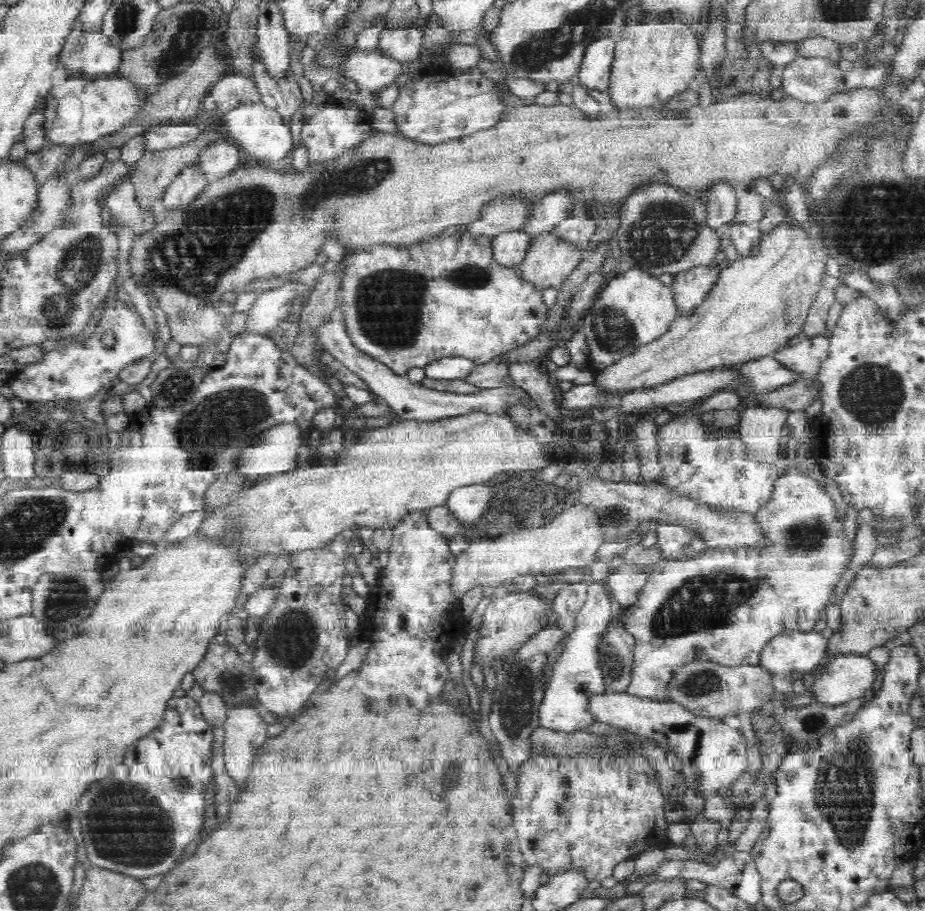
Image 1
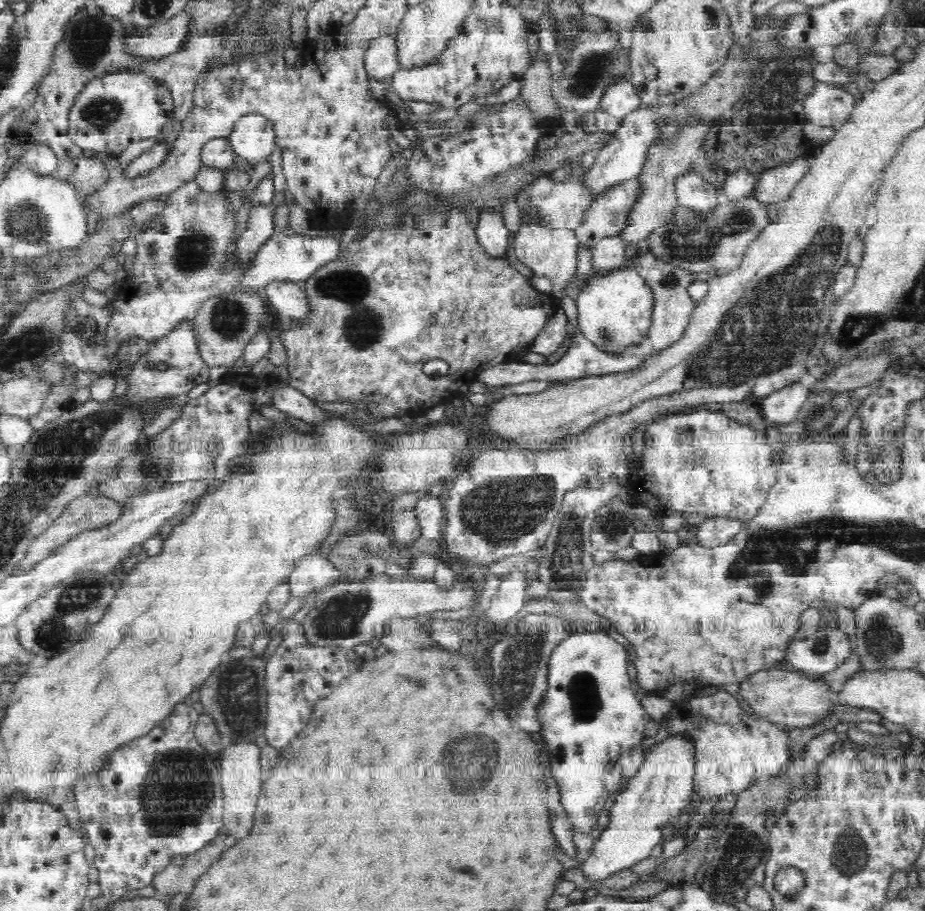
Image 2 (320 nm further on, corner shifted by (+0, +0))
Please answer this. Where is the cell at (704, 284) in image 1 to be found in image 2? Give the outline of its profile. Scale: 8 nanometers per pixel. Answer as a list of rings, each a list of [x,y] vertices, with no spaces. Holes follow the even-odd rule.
[[[648,252],[632,258],[625,267],[631,267],[640,277],[644,278],[655,294],[652,324],[647,338],[653,342],[654,349],[670,346],[676,338],[680,338],[680,334],[688,326],[688,321],[696,306],[696,301],[692,300],[692,296],[688,292],[688,286],[692,282],[708,281],[709,274],[692,273],[672,264],[663,264],[658,259],[652,258]]]

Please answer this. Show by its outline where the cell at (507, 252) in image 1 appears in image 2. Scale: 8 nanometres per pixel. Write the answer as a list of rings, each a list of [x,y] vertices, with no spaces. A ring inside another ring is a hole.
[[[492,210],[479,216],[477,235],[485,252],[491,257],[504,257],[512,241],[511,232],[502,222],[502,216],[494,214]]]

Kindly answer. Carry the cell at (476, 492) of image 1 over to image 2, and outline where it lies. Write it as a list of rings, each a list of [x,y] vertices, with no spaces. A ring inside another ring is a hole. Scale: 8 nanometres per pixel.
[[[426,492],[415,505],[422,535],[427,539],[440,540],[447,526],[447,506],[444,494],[434,496]]]

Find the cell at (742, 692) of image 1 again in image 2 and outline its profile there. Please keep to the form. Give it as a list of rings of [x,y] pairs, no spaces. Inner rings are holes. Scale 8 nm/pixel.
[[[778,667],[750,674],[738,685],[740,688],[736,698],[748,702],[756,716],[766,719],[771,724],[784,724],[788,730],[809,727],[824,719],[836,701],[836,693],[828,691],[820,677],[798,671],[790,672]]]

